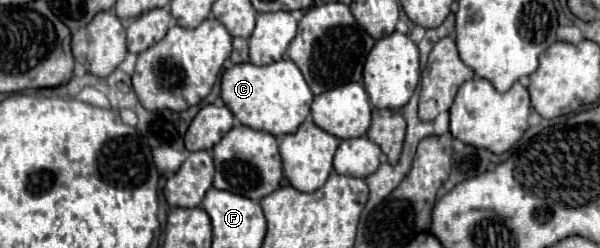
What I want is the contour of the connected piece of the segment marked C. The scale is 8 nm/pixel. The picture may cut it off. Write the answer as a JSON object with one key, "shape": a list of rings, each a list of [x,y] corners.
{"shape":[[[288,49],[282,61],[264,67],[240,63],[222,73],[222,101],[234,113],[234,125],[242,123],[256,131],[266,131],[274,137],[284,137],[298,131],[300,123],[310,115],[312,99],[314,95],[300,69],[290,61]]]}

